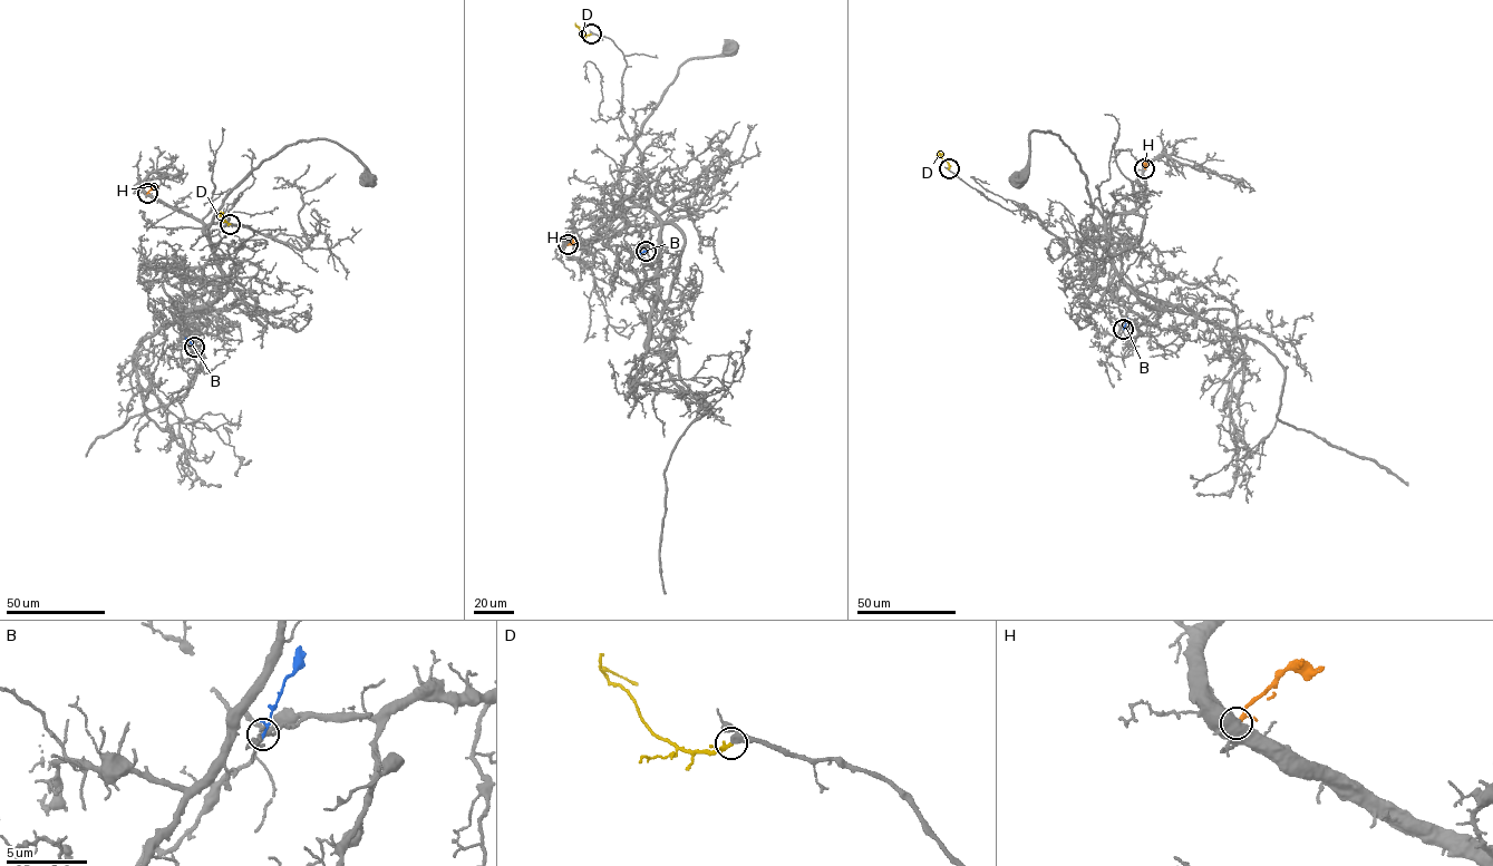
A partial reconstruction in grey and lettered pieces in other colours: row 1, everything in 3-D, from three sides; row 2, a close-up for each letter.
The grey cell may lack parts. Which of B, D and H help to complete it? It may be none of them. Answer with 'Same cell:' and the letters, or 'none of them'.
Same cell: D

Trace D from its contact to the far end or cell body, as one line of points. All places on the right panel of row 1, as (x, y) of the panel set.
D: (949, 169), (942, 155)

